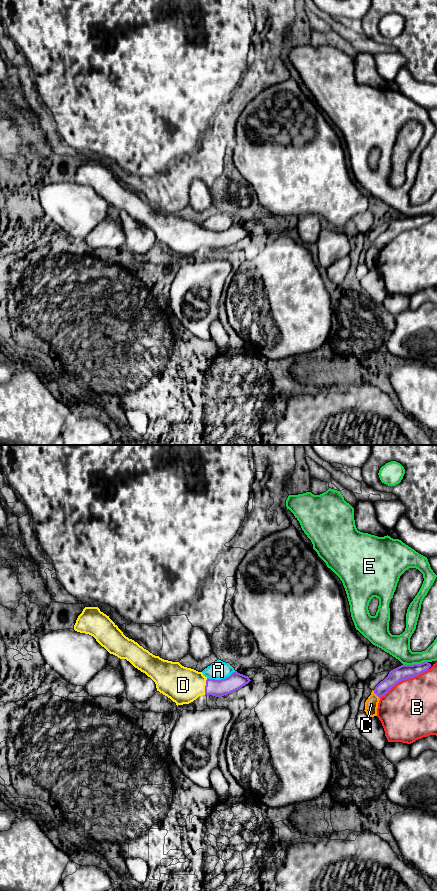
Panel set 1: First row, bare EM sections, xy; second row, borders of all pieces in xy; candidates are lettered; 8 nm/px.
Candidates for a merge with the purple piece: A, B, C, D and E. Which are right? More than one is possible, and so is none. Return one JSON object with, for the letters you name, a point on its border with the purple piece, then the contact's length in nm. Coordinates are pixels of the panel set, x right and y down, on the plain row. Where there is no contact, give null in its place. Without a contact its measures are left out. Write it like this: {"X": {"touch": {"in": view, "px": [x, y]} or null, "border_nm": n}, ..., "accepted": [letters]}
{"D": {"touch": {"in": "xy", "px": [205, 238]}, "border_nm": 140}, "accepted": ["D"]}

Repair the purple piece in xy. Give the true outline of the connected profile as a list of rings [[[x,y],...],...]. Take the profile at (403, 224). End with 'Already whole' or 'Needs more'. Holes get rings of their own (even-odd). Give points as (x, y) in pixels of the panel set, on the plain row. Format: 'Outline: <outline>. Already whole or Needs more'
Outline: [[[428,214],[413,217],[401,217],[391,222],[388,228],[381,233],[373,243],[379,250],[381,250],[397,235],[418,228],[427,223],[430,219],[431,216]]]. Already whole

